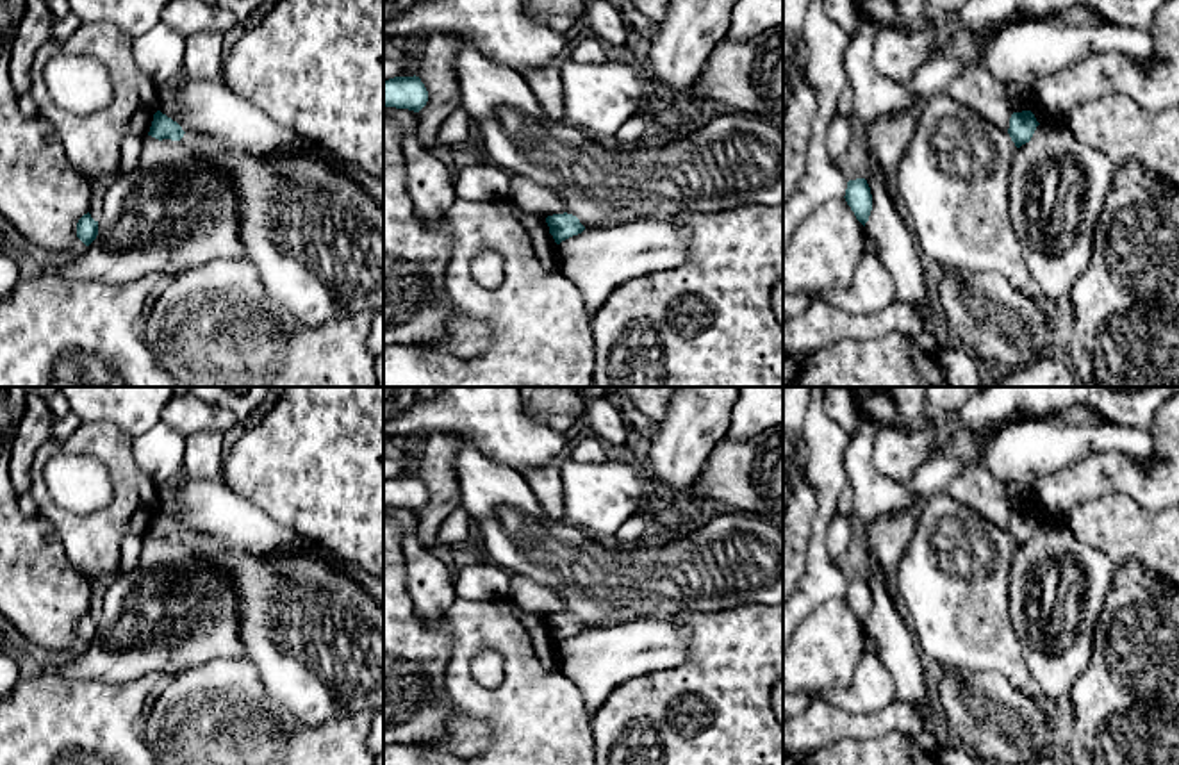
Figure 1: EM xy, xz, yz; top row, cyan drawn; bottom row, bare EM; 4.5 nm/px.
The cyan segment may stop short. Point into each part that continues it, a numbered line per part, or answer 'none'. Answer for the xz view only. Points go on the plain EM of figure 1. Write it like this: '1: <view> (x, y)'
none

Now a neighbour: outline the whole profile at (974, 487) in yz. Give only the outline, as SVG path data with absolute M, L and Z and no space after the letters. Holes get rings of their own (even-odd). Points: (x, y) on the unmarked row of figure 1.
M965 469L951 480L947 494L958 503L976 510L1001 530L1010 528L1013 510L1010 508L1004 483L985 469Z

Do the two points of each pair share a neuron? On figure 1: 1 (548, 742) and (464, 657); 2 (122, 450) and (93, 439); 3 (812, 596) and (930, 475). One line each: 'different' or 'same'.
1: same
2: same
3: different

